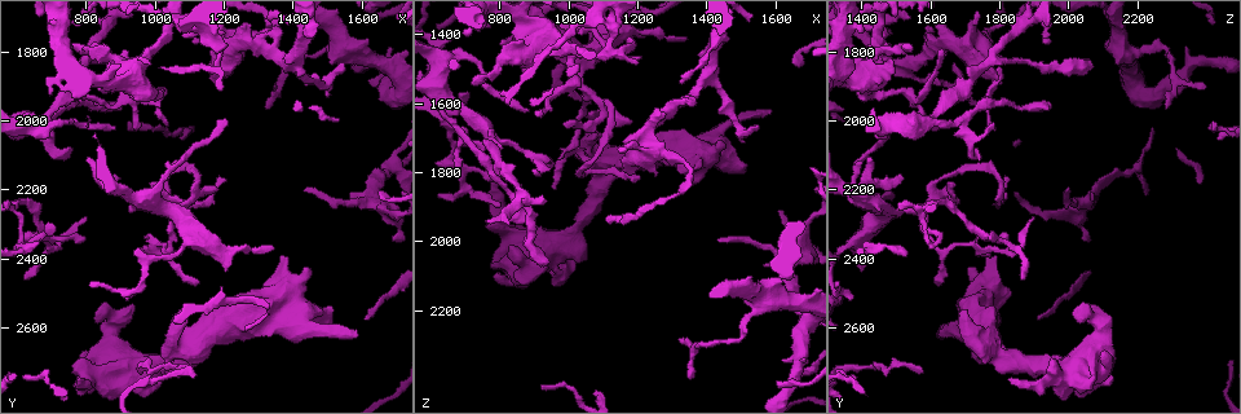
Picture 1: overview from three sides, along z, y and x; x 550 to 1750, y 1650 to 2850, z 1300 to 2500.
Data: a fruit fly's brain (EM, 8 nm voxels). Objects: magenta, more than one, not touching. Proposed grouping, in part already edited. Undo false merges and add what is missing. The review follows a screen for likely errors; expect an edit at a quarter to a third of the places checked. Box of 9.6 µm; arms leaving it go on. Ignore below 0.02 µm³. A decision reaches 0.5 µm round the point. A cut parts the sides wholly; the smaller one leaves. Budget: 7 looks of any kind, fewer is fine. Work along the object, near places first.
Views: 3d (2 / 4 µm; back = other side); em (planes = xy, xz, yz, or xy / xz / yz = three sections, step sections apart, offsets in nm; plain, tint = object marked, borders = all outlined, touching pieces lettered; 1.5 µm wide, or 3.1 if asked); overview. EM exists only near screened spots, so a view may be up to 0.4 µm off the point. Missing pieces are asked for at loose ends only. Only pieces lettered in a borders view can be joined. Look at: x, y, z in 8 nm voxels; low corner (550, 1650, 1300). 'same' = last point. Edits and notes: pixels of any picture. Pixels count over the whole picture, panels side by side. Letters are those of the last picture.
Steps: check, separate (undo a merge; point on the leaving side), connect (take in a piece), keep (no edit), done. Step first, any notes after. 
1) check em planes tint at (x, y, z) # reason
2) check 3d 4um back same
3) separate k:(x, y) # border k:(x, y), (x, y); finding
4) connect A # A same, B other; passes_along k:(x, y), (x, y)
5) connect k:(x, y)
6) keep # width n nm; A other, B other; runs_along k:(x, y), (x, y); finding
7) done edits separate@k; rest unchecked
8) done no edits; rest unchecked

check em planes plain at (1320, 1970, 2290)

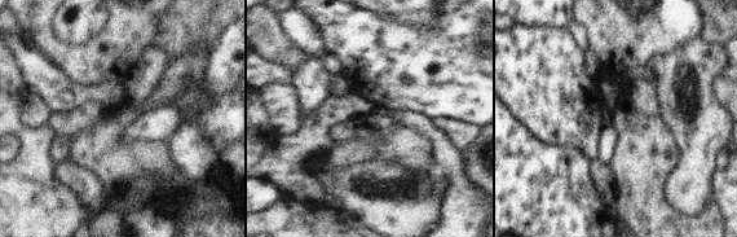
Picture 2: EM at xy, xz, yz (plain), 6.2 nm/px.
check em planes borders same # see the neighbours

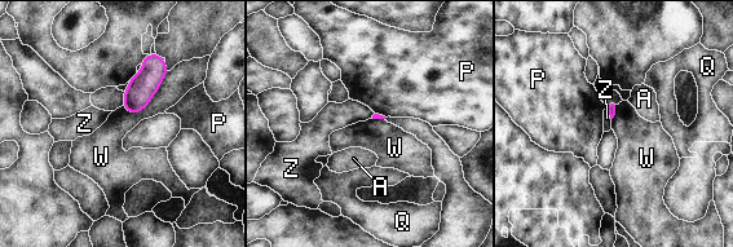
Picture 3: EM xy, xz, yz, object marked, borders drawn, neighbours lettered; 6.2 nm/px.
keep # A other, P other, Q other, W other, Z other; border 3:(168, 71), (146, 106), (123, 107); none of them fits

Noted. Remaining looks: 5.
check em planes borders at (1510, 1830, 2130) # stops while still wide

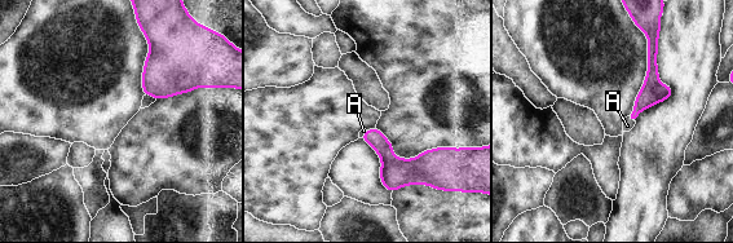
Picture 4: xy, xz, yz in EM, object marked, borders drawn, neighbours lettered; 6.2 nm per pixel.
connect A # A same; it goes on there

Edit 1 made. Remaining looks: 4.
check em planes borders at (720, 1780, 1540) # branch stops here

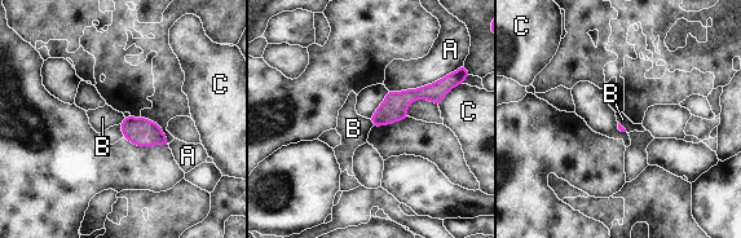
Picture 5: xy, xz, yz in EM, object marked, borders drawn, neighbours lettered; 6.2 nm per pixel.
keep # A other, B other, C other; border 5:(124, 117), (119, 123); none of them fits

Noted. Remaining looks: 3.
done edits connect@4; rest unchecked

